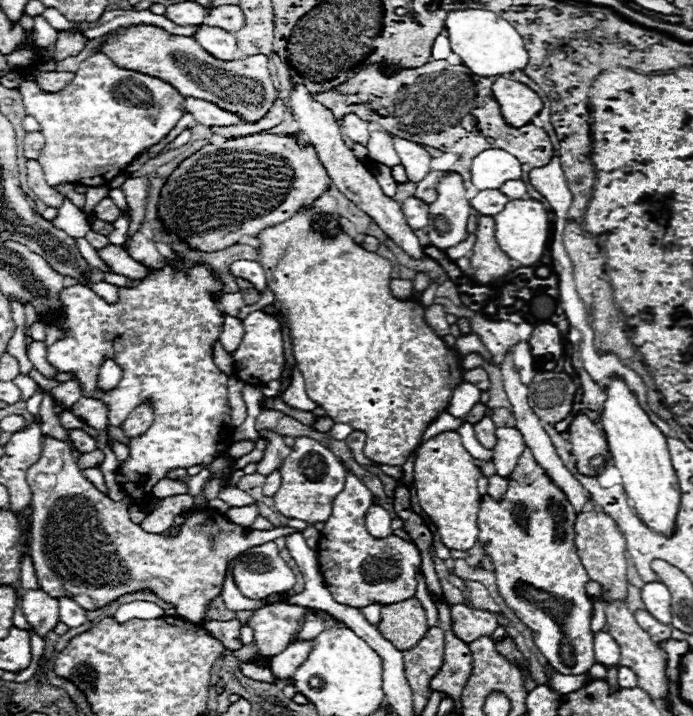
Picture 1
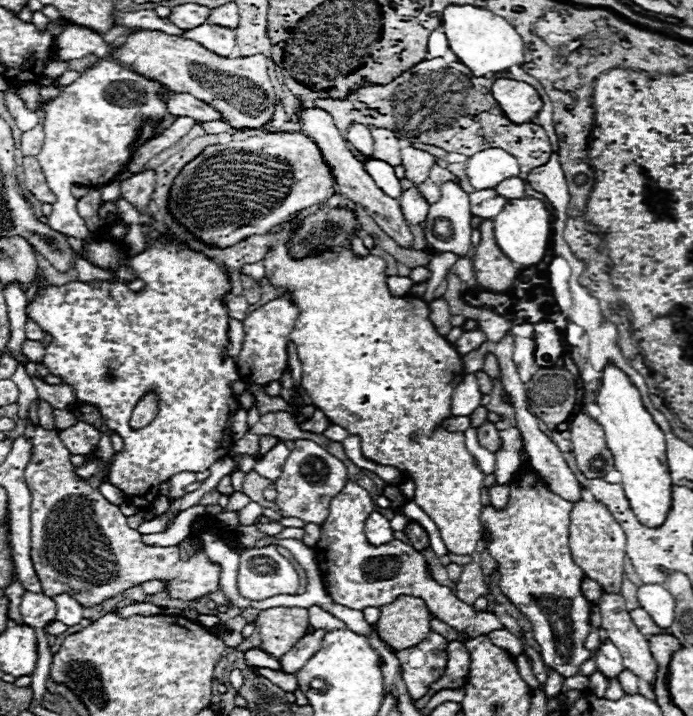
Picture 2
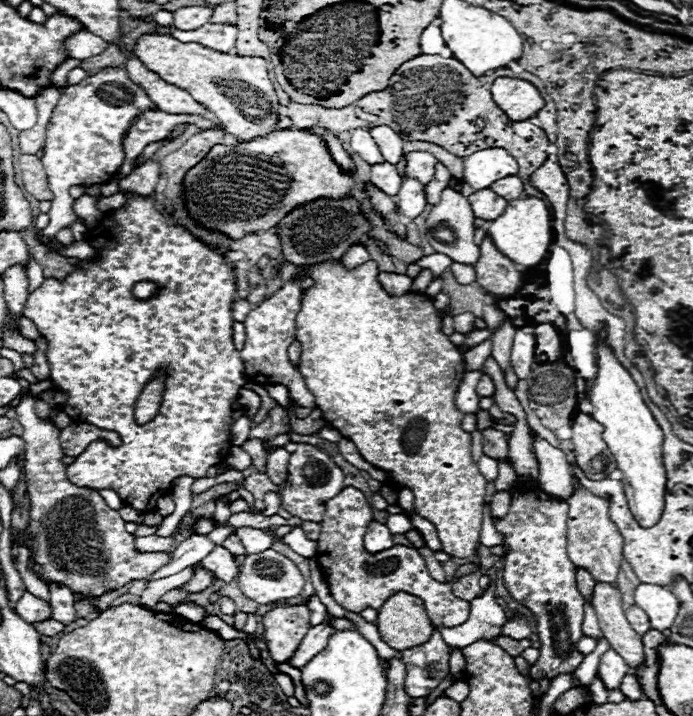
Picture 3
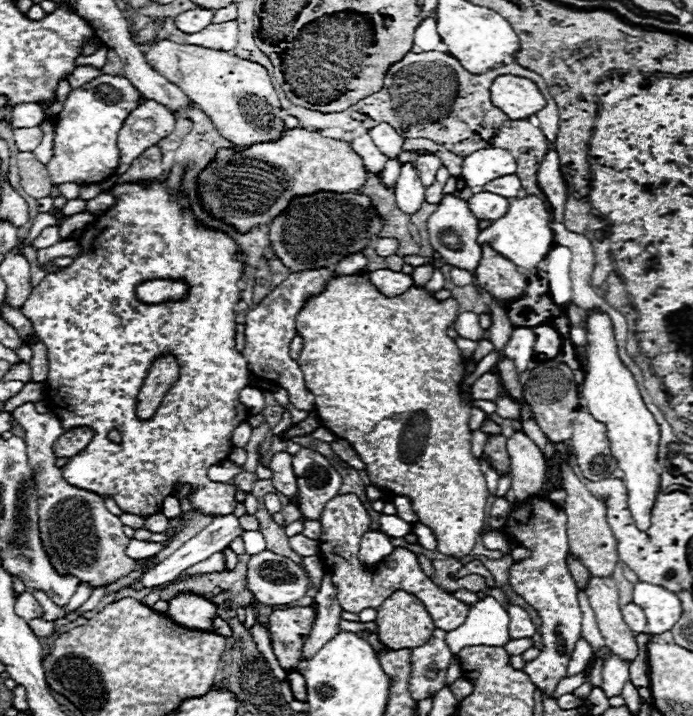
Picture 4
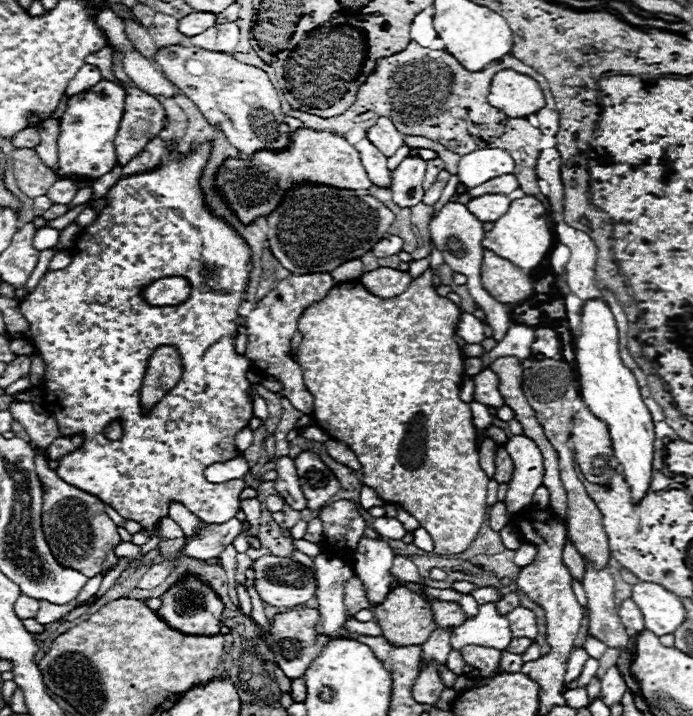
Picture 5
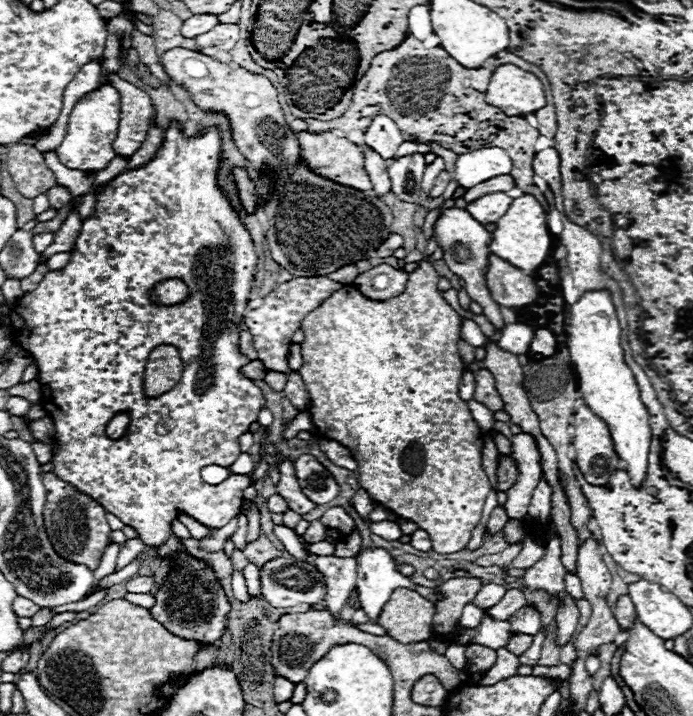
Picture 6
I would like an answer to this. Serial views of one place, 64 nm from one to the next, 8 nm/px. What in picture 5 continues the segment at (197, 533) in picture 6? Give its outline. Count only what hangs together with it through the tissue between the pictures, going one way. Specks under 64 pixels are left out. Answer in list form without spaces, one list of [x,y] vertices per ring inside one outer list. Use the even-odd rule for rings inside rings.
[[[170,502],[170,508],[168,508],[168,518],[172,518],[182,530],[184,534],[192,534],[194,528],[198,526],[198,518],[180,502]]]

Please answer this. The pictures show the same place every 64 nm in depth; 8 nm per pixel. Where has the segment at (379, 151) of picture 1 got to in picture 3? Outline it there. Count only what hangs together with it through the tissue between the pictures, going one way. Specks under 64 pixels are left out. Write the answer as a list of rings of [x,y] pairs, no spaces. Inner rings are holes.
[[[376,126],[376,128],[370,130],[370,134],[372,134],[374,142],[378,144],[380,154],[384,156],[386,162],[398,164],[402,160],[402,156],[404,156],[404,152],[402,152],[404,140],[390,126]]]

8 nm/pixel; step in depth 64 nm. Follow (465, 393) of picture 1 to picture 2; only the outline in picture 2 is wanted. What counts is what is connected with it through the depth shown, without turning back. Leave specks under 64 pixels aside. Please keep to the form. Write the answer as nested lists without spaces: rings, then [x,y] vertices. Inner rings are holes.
[[[466,374],[464,380],[456,386],[452,398],[452,414],[454,416],[468,416],[480,406],[482,392],[478,390],[478,382],[474,374]]]

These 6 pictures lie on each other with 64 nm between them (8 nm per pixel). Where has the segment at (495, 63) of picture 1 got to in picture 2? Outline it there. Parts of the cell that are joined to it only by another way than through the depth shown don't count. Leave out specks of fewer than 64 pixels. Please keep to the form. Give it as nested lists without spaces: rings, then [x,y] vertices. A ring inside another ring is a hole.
[[[448,6],[442,12],[442,28],[448,38],[450,50],[458,56],[462,64],[466,64],[472,70],[474,76],[486,76],[488,72],[506,72],[514,64],[524,64],[524,44],[520,34],[508,20],[496,16],[490,10],[476,6]]]

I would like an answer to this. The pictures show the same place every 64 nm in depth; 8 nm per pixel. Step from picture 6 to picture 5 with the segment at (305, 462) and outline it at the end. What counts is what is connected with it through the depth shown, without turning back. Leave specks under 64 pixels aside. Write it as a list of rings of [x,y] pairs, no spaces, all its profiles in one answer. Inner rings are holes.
[[[300,452],[294,462],[302,492],[306,494],[308,510],[316,512],[324,508],[326,502],[330,502],[332,496],[340,490],[338,478],[314,452]]]

